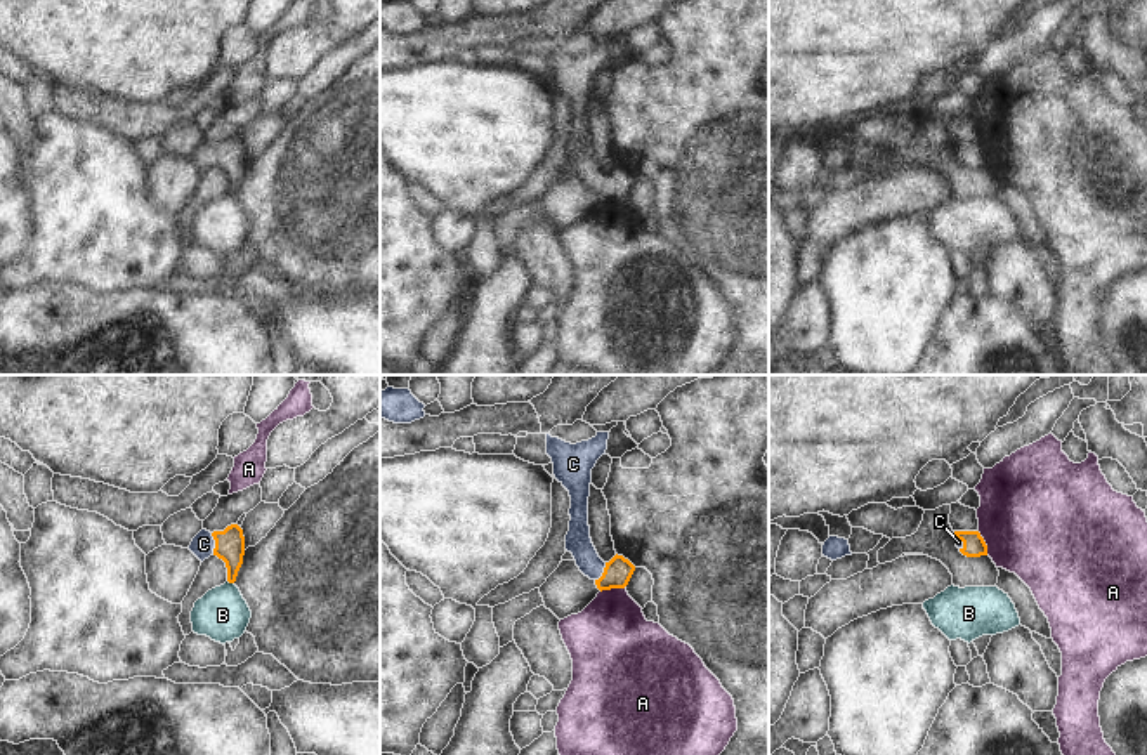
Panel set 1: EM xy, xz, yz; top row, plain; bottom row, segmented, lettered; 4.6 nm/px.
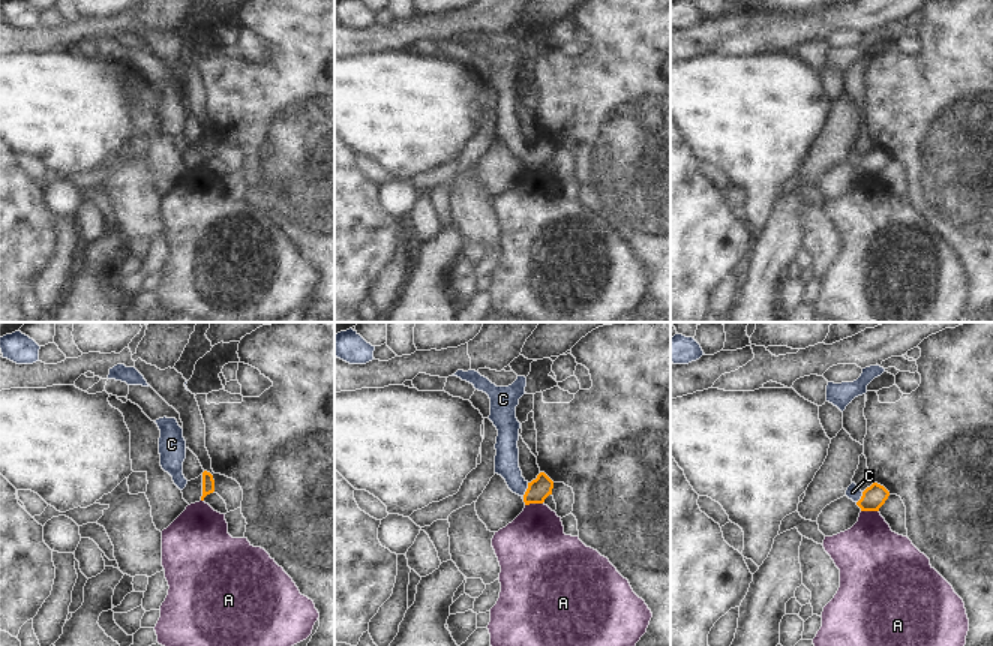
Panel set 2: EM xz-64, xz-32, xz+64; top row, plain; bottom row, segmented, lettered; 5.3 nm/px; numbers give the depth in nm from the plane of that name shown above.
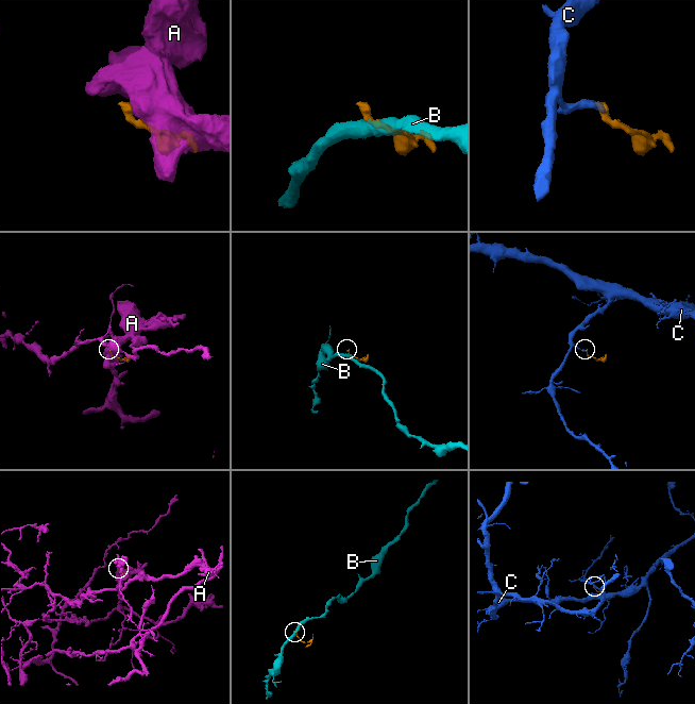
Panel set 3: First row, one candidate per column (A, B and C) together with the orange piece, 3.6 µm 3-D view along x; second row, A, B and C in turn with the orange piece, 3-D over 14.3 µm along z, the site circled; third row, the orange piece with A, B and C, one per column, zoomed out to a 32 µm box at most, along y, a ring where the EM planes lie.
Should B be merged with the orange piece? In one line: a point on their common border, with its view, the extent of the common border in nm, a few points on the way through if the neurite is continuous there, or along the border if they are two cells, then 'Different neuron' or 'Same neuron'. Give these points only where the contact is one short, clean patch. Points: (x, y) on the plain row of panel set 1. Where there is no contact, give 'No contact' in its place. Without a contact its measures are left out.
Touches orange at xy (231, 193). Shared border 40 nm. Boundary: xy (228, 191), (233, 195). Different neuron.

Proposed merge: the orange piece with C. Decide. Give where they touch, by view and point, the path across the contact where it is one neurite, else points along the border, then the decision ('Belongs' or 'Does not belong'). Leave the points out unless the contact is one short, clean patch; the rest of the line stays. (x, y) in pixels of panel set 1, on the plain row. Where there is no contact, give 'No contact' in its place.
Touches orange at xy (216, 155). Path across: xy (229, 157), (216, 155), (203, 155). Belongs.

